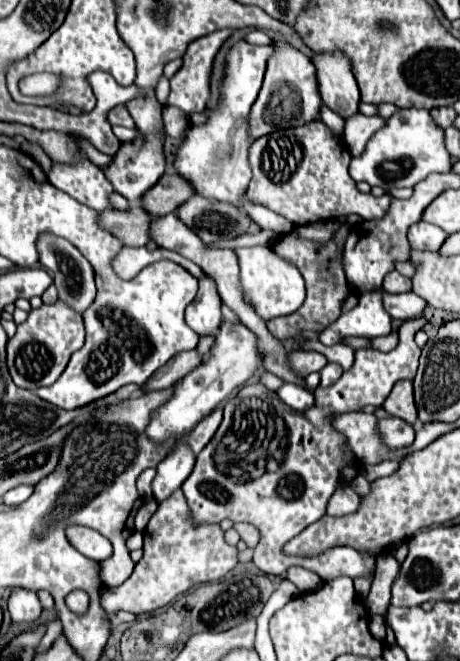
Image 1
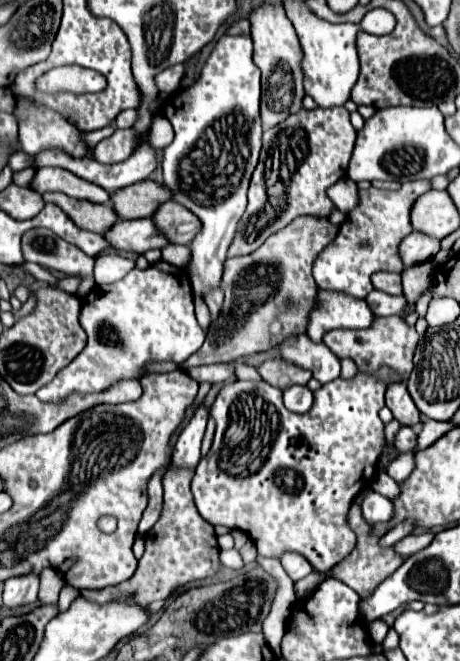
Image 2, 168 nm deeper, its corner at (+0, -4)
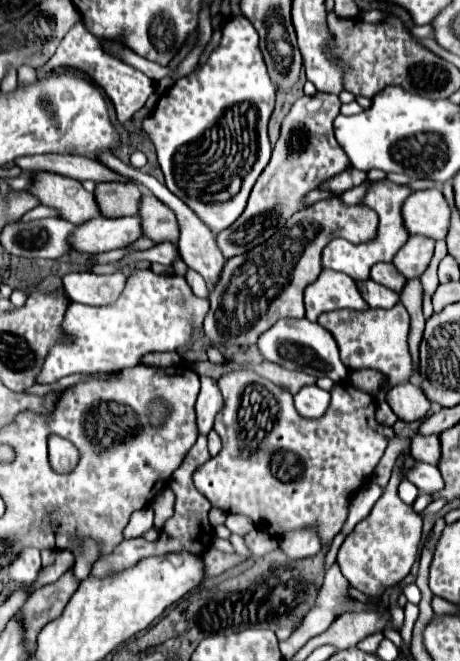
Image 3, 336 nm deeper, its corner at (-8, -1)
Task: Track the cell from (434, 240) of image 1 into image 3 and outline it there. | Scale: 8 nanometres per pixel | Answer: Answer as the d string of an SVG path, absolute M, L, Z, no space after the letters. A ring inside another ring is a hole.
M410 236L408 242L394 256L392 264L396 266L396 270L400 270L400 274L406 280L420 278L422 272L428 268L432 254L434 254L434 240L424 236Z

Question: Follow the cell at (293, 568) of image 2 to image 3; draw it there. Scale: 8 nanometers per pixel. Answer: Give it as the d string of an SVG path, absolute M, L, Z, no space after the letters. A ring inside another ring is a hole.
M294 530L280 538L280 548L288 554L288 558L300 560L320 552L320 538L316 538L316 530Z

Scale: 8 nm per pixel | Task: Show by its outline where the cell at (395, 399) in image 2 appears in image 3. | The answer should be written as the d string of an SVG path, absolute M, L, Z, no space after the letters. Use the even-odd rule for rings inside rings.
M412 382L392 386L392 390L386 392L386 402L392 412L404 422L422 420L430 408L430 402L428 398L424 398L420 386Z

